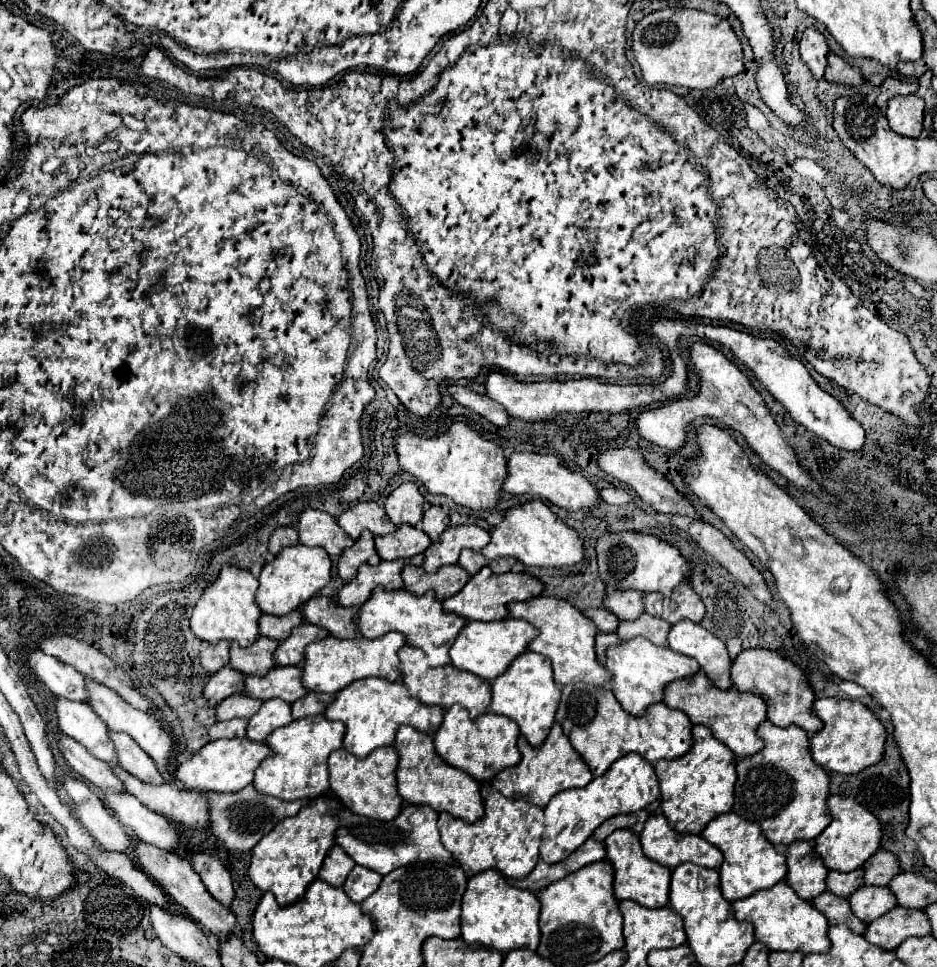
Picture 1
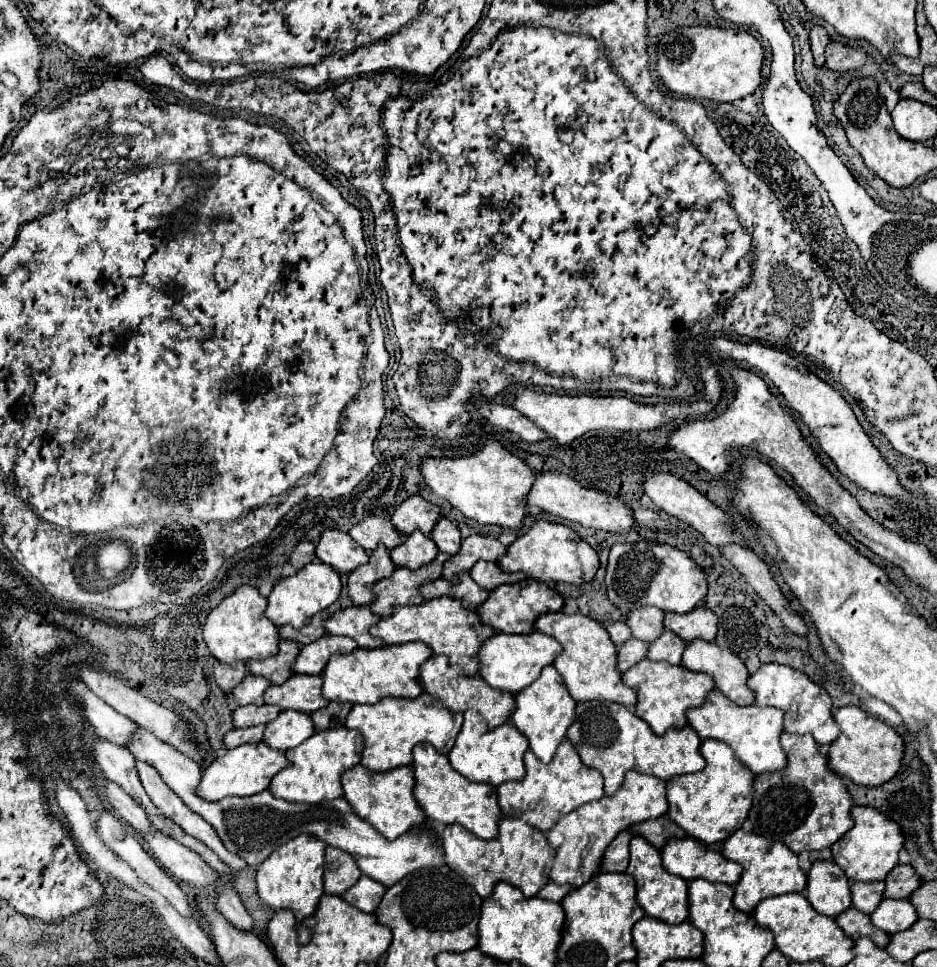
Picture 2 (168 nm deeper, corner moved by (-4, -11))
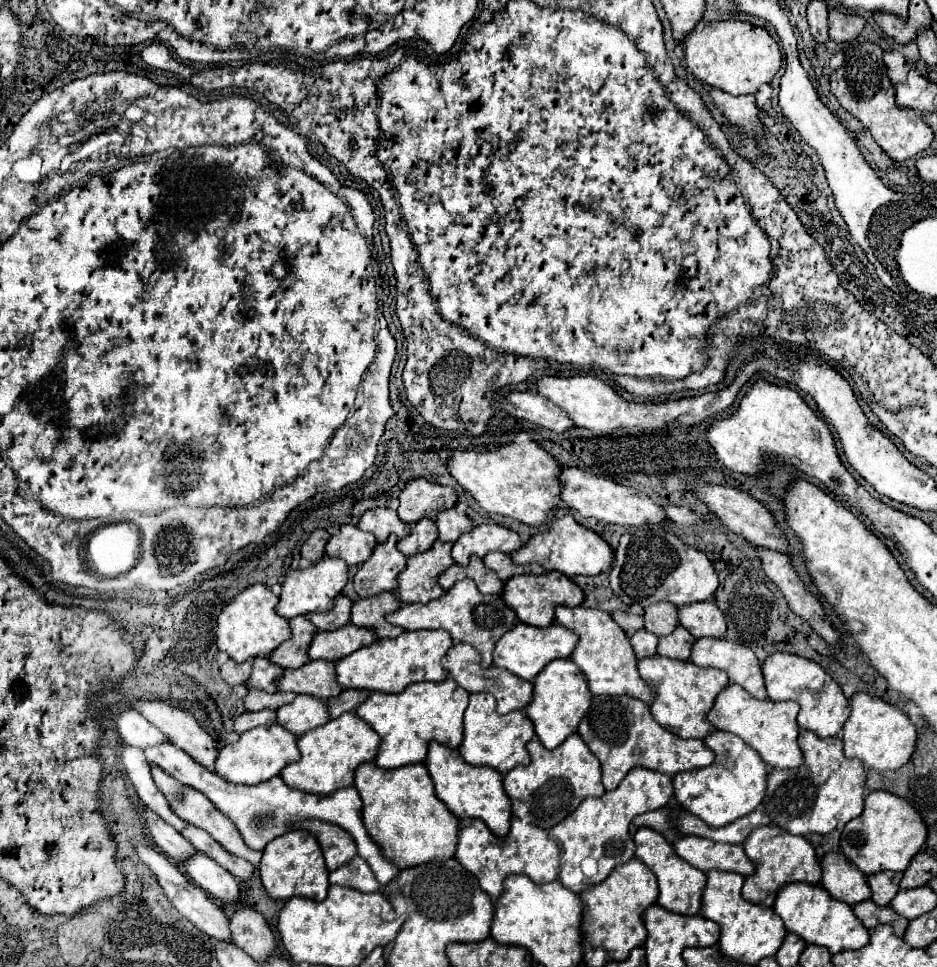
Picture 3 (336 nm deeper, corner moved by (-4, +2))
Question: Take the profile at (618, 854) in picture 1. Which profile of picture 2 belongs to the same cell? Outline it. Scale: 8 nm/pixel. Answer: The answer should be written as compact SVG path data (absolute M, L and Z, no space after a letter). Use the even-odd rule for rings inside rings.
M634 837L630 843L630 865L628 871L636 879L638 903L646 911L646 915L656 917L666 923L684 923L688 919L688 881L668 873L662 867L660 851L650 845L644 837Z

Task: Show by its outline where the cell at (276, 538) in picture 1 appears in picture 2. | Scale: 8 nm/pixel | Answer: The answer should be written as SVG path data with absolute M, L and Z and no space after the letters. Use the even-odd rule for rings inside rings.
M312 541L298 543L298 547L290 557L290 565L294 569L302 569L306 563L314 563L314 561L318 561L318 557L316 557L316 545Z

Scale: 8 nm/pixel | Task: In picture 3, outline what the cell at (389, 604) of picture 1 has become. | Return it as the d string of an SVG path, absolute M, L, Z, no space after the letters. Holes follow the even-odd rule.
M466 578L456 582L450 590L444 592L444 596L430 600L426 604L402 604L396 612L388 614L386 620L392 626L400 626L404 630L436 630L442 628L446 630L454 642L466 642L470 646L474 646L480 656L482 656L482 666L490 666L492 664L492 650L496 640L508 632L514 624L516 624L516 614L502 602L500 596L484 596L476 590L474 580Z

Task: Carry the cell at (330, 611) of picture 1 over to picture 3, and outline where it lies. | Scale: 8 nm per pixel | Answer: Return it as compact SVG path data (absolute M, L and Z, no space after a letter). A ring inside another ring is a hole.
M384 592L384 594L376 594L372 598L360 598L354 602L352 606L352 616L350 622L354 626L362 626L372 630L378 638L396 638L400 636L404 630L396 628L392 624L388 624L384 620L384 616L388 612L394 612L400 608L400 602L392 596L392 592Z

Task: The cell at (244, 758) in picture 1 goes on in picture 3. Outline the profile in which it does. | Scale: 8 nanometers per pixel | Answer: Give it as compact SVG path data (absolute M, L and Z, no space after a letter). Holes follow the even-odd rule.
M280 724L260 726L260 728L252 728L240 734L238 742L228 744L218 752L216 774L230 784L250 784L252 786L252 784L260 784L260 782L266 782L278 776L286 764L296 762L298 758L300 758L300 752L296 748L294 734L284 730Z

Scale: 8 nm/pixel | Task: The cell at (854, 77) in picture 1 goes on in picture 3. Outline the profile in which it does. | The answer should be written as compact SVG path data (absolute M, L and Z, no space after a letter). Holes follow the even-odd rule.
M832 10L830 12L830 20L828 20L828 28L830 28L830 38L836 44L844 44L844 42L854 42L862 28L864 28L866 20L854 12L838 12Z

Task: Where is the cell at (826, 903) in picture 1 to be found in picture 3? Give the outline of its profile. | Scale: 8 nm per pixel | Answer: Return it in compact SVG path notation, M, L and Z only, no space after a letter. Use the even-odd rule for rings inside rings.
M862 900L858 904L852 906L856 918L862 922L864 928L874 928L876 924L890 924L894 928L894 934L896 936L902 936L906 926L908 926L908 920L898 916L896 912L892 912L888 906L876 906L872 904L872 900Z

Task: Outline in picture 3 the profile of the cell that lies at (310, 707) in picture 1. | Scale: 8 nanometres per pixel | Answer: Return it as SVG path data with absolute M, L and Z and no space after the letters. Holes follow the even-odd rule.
M342 690L338 696L334 698L328 698L326 706L328 706L328 714L330 718L338 718L342 716L344 712L352 712L356 710L356 706L360 702L364 702L368 698L370 692L364 692L364 690Z

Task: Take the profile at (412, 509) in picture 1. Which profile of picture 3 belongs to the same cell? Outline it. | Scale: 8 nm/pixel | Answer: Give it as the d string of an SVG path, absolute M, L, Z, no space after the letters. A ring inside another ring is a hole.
M424 478L410 480L400 492L398 518L402 522L414 524L420 518L434 520L440 510L452 508L456 504L456 490L450 486L432 484Z

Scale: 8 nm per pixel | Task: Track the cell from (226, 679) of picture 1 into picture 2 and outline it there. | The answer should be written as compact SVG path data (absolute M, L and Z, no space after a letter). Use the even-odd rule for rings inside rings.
M248 675L244 677L244 681L230 693L238 705L250 705L250 703L256 703L260 701L260 705L264 703L264 691L270 687L272 683L266 679L266 677L258 677L258 675Z

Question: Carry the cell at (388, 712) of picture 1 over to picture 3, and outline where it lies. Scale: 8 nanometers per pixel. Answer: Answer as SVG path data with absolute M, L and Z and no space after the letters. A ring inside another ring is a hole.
M446 678L442 682L410 684L400 694L372 692L356 708L356 714L380 736L378 756L374 762L380 768L396 768L404 764L424 762L430 740L436 740L448 748L458 748L462 744L462 714L466 706L468 692Z

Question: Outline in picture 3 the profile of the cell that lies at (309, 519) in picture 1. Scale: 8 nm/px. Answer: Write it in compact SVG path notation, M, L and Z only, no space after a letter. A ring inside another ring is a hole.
M340 526L340 530L330 536L326 544L326 554L334 558L342 558L348 566L360 566L372 554L376 546L376 538L372 532L364 532L356 526Z

